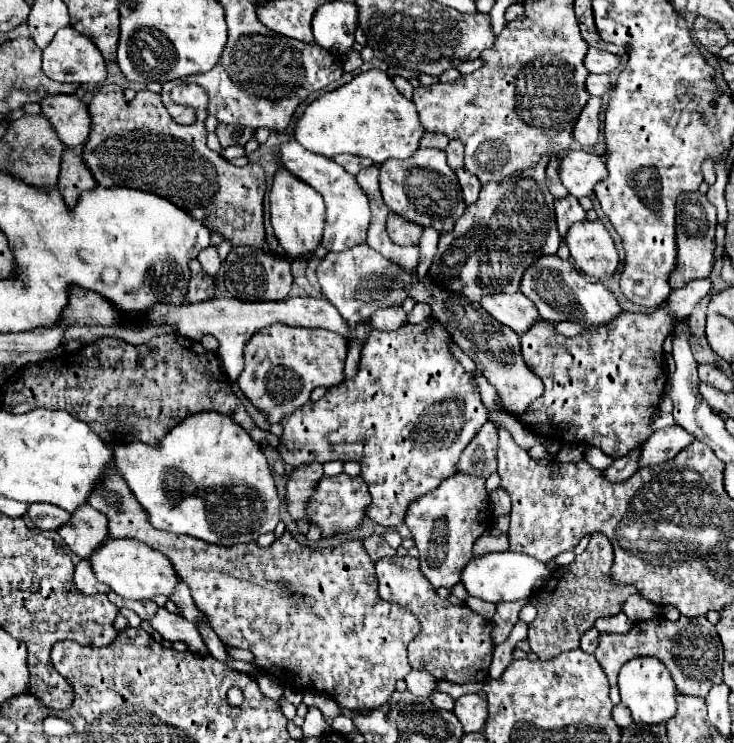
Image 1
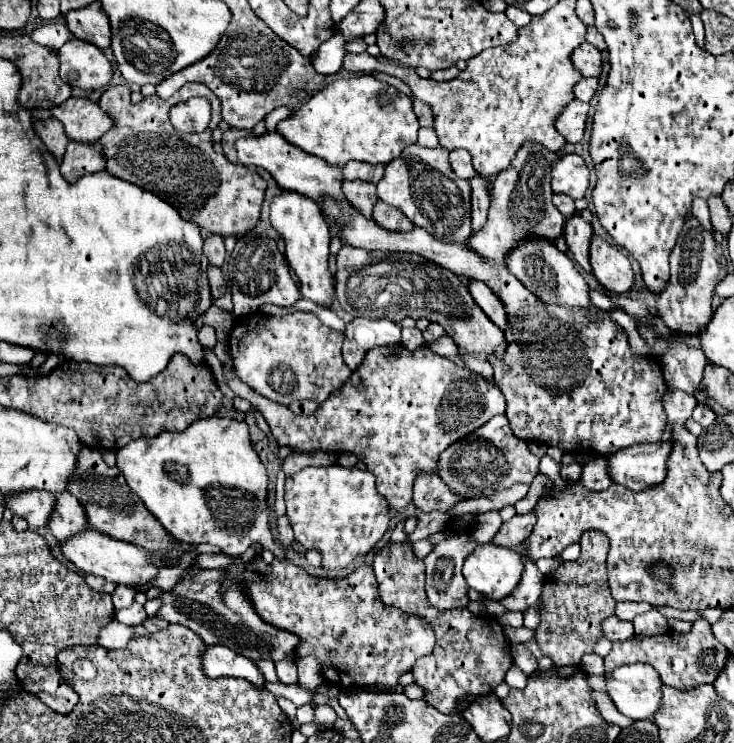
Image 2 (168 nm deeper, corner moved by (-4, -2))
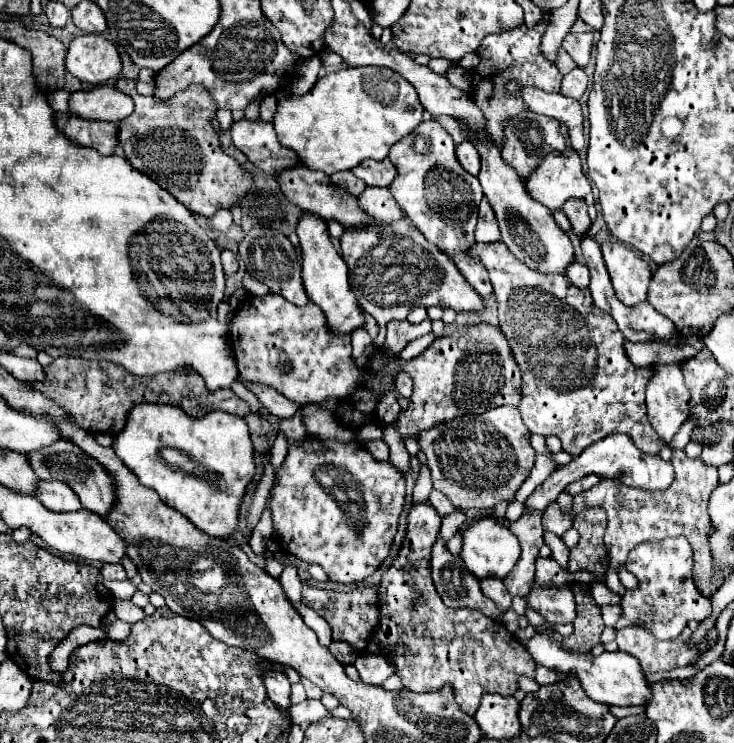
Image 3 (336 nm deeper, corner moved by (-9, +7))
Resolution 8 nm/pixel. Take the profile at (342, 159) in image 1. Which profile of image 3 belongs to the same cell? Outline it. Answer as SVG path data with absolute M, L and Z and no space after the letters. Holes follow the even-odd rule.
M390 158L386 160L364 160L360 162L360 166L352 168L354 176L362 178L368 186L390 186L390 182L396 176L396 166L390 162Z

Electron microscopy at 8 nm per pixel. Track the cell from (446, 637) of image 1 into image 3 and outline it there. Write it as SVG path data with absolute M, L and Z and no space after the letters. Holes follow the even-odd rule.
M422 502L412 506L408 514L408 524L406 524L406 538L400 548L400 552L394 556L392 564L382 576L380 582L380 628L376 630L370 652L382 652L384 656L390 658L390 662L396 664L396 672L402 678L404 686L412 692L436 692L442 690L446 684L452 686L454 690L454 700L464 710L466 714L474 716L480 696L484 692L498 692L498 694L514 694L516 692L516 676L526 674L534 676L534 660L528 656L528 650L516 640L514 634L500 622L494 622L492 618L484 616L480 610L472 608L462 608L462 610L452 610L444 606L440 600L438 592L432 586L430 578L430 548L438 538L440 530L440 514L434 510L430 502Z

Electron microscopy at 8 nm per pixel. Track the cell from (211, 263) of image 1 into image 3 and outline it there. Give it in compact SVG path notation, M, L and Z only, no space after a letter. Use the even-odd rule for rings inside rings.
M218 210L218 212L210 218L210 222L212 222L212 226L214 226L218 232L226 234L228 228L232 226L232 214L230 214L230 210Z

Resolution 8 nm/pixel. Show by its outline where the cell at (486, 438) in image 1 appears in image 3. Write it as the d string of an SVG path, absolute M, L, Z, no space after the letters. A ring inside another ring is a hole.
M500 406L484 414L462 416L450 422L436 424L434 428L420 434L418 444L422 452L426 454L426 460L432 472L434 490L442 492L456 508L478 508L480 510L480 508L492 508L500 500L512 500L514 492L528 478L534 466L534 460L536 460L536 452L530 446L530 432L524 426L520 412L514 406Z

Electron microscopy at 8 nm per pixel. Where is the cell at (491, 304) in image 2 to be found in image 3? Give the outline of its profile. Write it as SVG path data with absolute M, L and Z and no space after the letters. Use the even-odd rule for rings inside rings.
M422 122L404 140L390 148L390 160L396 164L396 180L390 184L390 192L412 224L426 236L428 242L448 254L470 286L482 296L492 296L492 284L488 272L478 260L468 256L468 246L474 242L474 226L478 218L478 204L482 200L482 188L476 176L464 172L456 154L452 136L436 122Z

